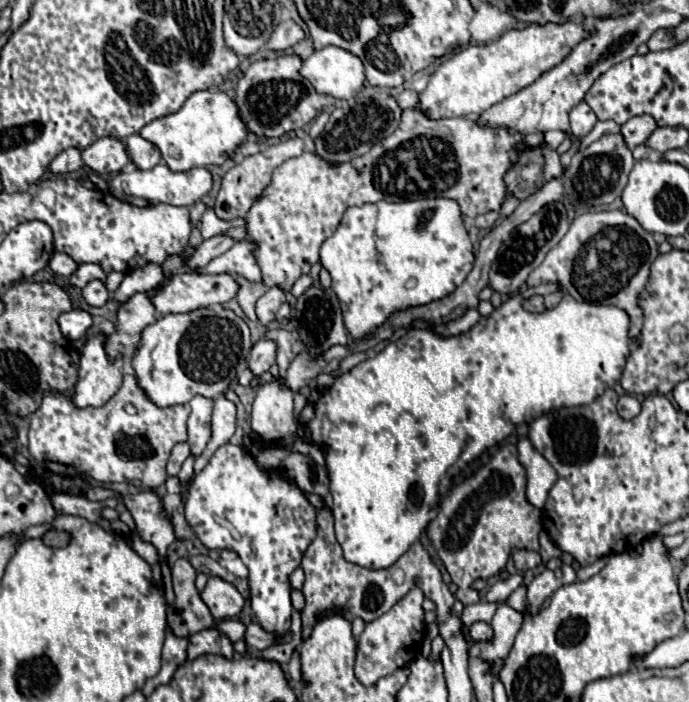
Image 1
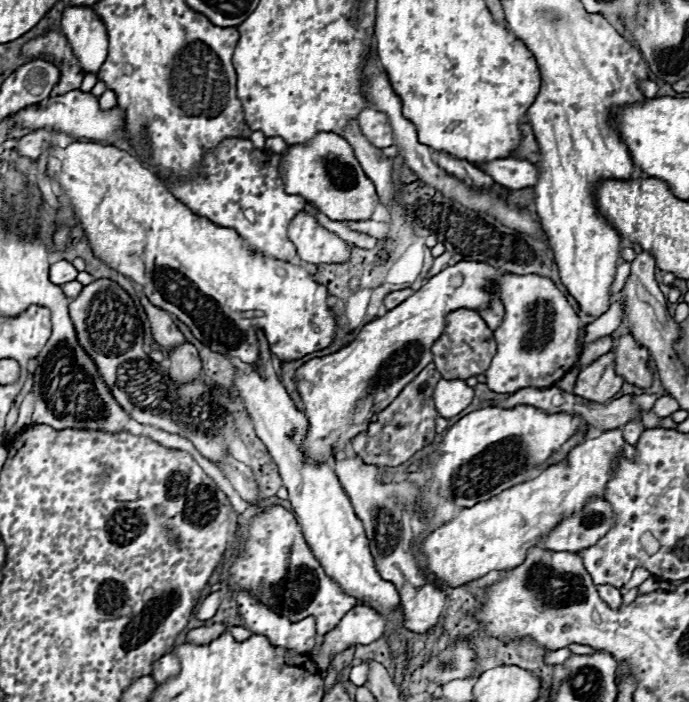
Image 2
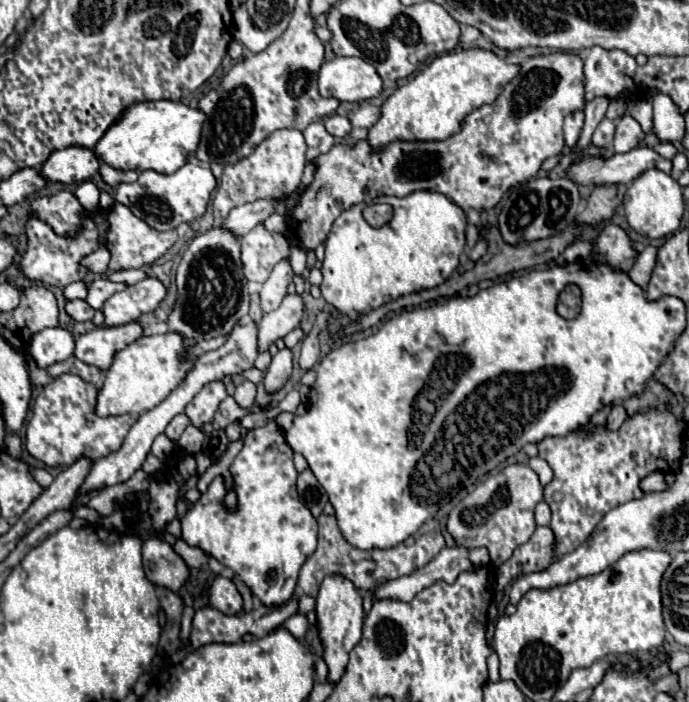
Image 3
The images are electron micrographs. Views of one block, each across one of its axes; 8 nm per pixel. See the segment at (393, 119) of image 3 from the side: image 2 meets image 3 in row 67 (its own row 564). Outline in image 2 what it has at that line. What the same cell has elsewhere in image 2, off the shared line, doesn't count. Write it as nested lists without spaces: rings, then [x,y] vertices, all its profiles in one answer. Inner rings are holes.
[[[616,428],[616,430],[602,432],[598,438],[584,440],[582,444],[572,448],[566,456],[566,462],[560,462],[560,464],[546,468],[538,478],[524,482],[524,484],[518,484],[518,486],[512,486],[512,488],[508,488],[508,492],[502,492],[500,496],[496,496],[488,502],[480,502],[480,504],[474,504],[472,508],[464,508],[454,520],[446,522],[444,526],[440,526],[438,530],[434,530],[432,534],[428,534],[424,538],[422,554],[426,556],[428,572],[434,574],[440,582],[446,582],[448,586],[460,586],[460,584],[466,584],[470,580],[482,578],[492,570],[504,570],[504,568],[520,566],[524,562],[528,550],[534,546],[540,546],[542,540],[562,520],[580,512],[588,500],[604,496],[606,484],[612,480],[610,460],[613,464],[616,456],[622,454],[622,446],[624,446],[622,430]]]

